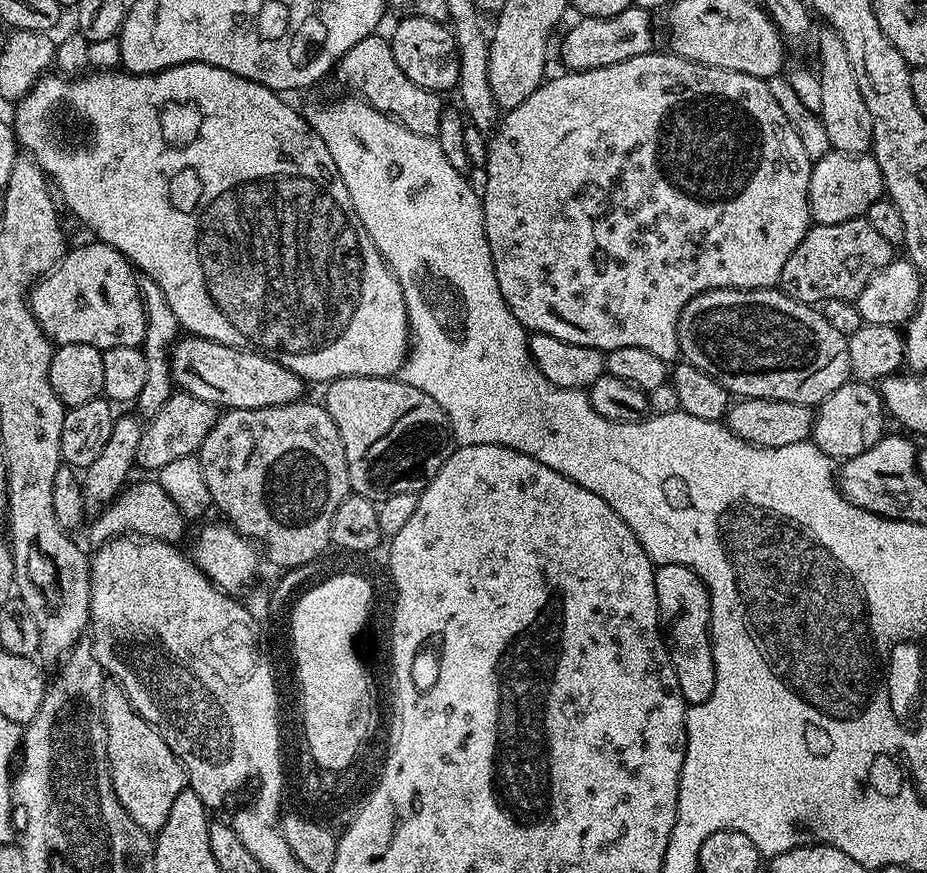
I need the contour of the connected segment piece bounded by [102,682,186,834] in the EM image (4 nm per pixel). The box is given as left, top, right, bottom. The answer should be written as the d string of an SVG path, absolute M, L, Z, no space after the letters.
M115 682L105 683L102 694L102 714L106 728L106 754L110 762L110 774L114 782L114 794L118 794L118 802L149 834L160 831L160 827L170 818L170 806L174 806L174 798L186 791L186 777L180 760L166 746L166 742L130 706L126 694Z

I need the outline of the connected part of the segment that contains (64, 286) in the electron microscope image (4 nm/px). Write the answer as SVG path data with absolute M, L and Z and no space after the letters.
M91 242L69 247L47 276L36 281L28 294L28 308L48 339L57 345L81 344L98 349L114 346L141 347L146 334L144 299L140 296L140 281L128 259L109 244Z

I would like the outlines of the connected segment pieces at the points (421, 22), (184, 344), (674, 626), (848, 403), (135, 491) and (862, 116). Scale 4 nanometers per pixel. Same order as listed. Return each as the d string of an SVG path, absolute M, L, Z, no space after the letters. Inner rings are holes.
M406 18L397 23L390 35L394 62L402 69L402 74L418 86L431 92L450 93L458 82L458 50L452 37L452 29L447 23L439 24L430 18Z
M191 334L176 341L171 362L172 382L179 391L194 394L194 398L202 398L202 402L210 402L220 410L258 410L295 404L303 397L300 395L306 388L305 381L298 374L262 354Z
M662 564L656 568L656 589L660 627L668 646L668 653L682 686L685 705L701 704L714 694L714 654L712 653L712 615L707 586L685 564Z
M850 378L815 409L810 440L833 461L843 462L870 450L886 435L884 420L886 409L879 391L871 383Z
M144 478L137 484L131 483L124 491L95 517L92 524L93 545L105 544L115 536L134 535L149 540L167 540L180 542L184 536L186 517L180 513L178 506L170 499L170 494L162 490L162 486L155 479ZM134 484L134 485L133 485Z
M821 27L821 32L815 33L816 52L820 55L820 70L818 77L822 86L822 108L820 117L822 126L826 126L826 135L830 137L830 146L838 152L845 152L847 156L863 156L871 149L872 139L874 138L874 118L870 118L870 110L862 98L862 89L858 86L858 77L854 74L854 66L846 54L846 46L842 46L842 38L833 28Z

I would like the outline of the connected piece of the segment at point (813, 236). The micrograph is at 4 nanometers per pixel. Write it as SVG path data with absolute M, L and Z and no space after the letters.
M867 218L837 224L813 223L798 242L798 250L786 258L778 287L790 298L813 306L823 305L825 300L855 301L866 282L893 258L894 246L874 231Z

